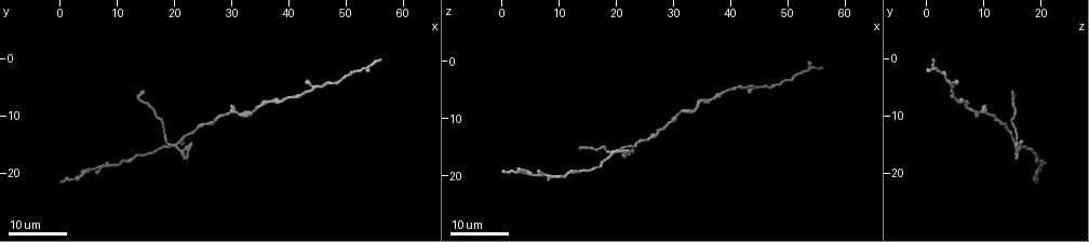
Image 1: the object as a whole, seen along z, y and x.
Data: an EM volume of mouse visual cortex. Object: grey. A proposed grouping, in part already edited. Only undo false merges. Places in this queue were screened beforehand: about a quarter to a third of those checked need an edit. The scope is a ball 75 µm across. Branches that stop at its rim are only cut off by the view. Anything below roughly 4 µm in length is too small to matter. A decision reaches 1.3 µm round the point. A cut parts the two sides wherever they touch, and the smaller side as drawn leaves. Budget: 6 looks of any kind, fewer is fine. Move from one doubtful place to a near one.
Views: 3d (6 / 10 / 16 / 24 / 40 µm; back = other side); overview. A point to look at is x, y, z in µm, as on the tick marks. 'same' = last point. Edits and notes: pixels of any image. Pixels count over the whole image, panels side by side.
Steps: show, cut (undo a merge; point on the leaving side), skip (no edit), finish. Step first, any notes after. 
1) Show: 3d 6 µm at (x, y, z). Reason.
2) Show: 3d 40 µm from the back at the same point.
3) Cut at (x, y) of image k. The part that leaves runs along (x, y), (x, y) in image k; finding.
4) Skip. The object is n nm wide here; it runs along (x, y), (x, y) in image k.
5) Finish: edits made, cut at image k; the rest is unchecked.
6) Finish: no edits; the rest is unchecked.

Show: 3d 24 µm at (7.0, 18.5, 20.0). Four arms meet.

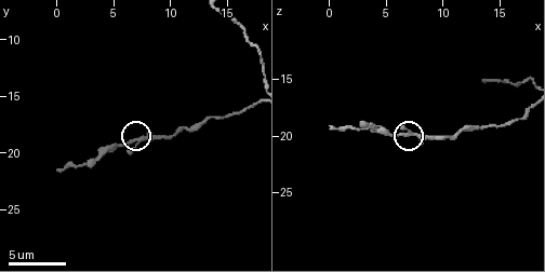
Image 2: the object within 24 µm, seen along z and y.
Show: 3d 10 µm at (7.2, 18.8, 19.8).

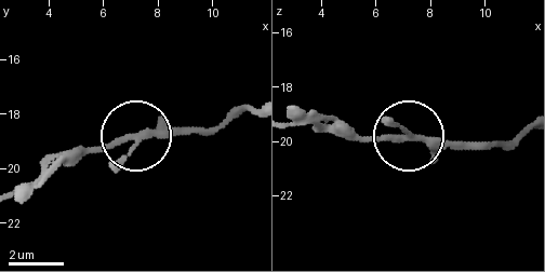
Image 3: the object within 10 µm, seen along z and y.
Skip. It runs along (253, 108), (204, 128), (149, 128), (75, 150) in image 3; all the same cell.

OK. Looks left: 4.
Show: 3d 16 µm at (31.0, 9.5, 9.0). A narrow waist.

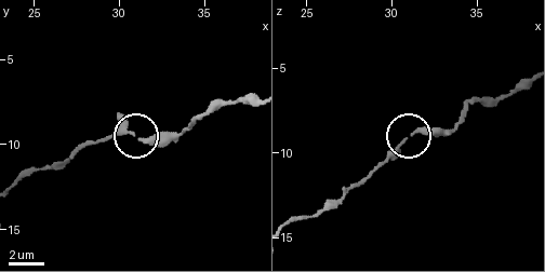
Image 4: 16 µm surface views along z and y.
Show: 3d 6 µm at (31.0, 9.4, 9.3). Closer look.

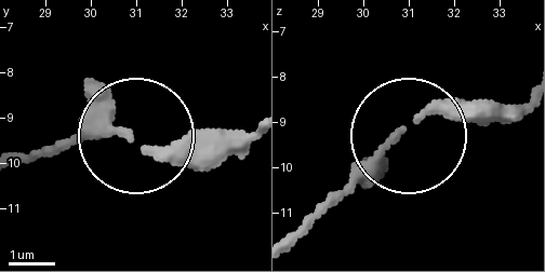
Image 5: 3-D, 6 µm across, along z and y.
Skip. It runs along (291, 247), (430, 112), (519, 108) in image 5; one cell here.

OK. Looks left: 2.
Show: 3d 16 µm at (44.0, 4.5, 4.5). Two arms in line, one across.

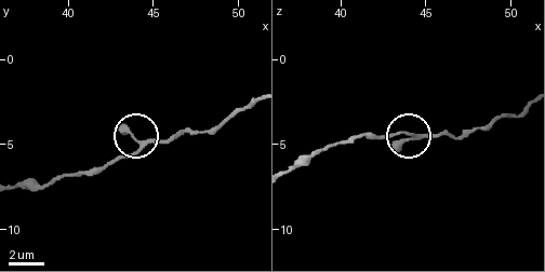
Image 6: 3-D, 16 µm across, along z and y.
Show: 3d 6 µm at (44.4, 5.1, 4.4). Zoom in.

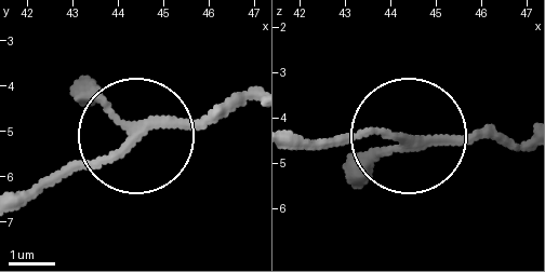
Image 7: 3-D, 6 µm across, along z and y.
Cut at (203, 122) of image 7. The part that leaves runs along (134, 131), (247, 104) in image 7; a second cell is stuck on.

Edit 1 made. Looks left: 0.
Finish: edits made, cut at image 7; the rest is unchecked.

